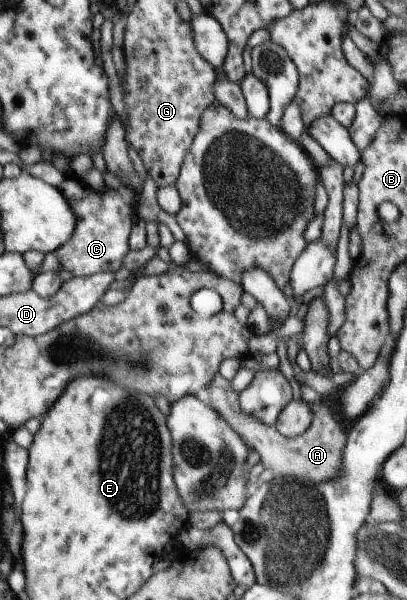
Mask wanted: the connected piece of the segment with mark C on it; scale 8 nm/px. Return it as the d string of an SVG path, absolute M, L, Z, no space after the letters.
M108 170L102 174L102 178L105 189L100 192L69 176L56 186L71 208L75 227L70 238L48 256L35 250L26 251L21 255L26 266L35 272L35 276L40 272L42 260L52 256L56 256L59 264L58 270L54 272L58 274L60 270L66 270L72 277L87 277L102 271L113 273L120 268L122 257L130 250L127 240L135 219L132 202L136 202L138 194Z

